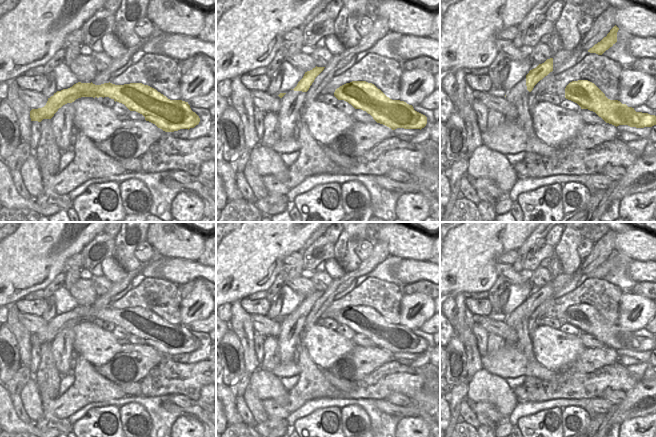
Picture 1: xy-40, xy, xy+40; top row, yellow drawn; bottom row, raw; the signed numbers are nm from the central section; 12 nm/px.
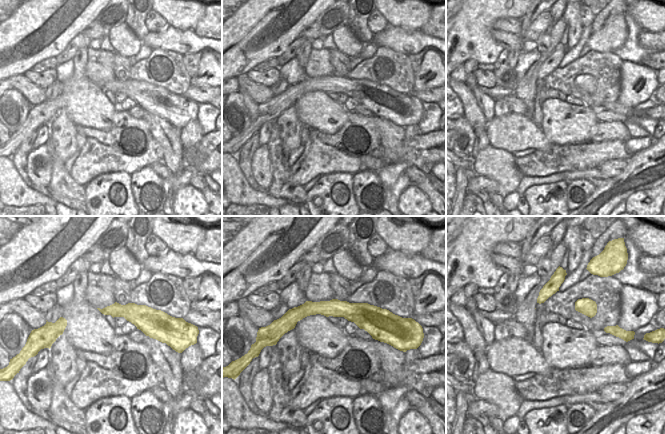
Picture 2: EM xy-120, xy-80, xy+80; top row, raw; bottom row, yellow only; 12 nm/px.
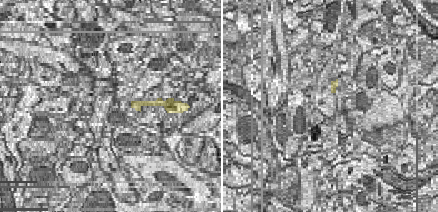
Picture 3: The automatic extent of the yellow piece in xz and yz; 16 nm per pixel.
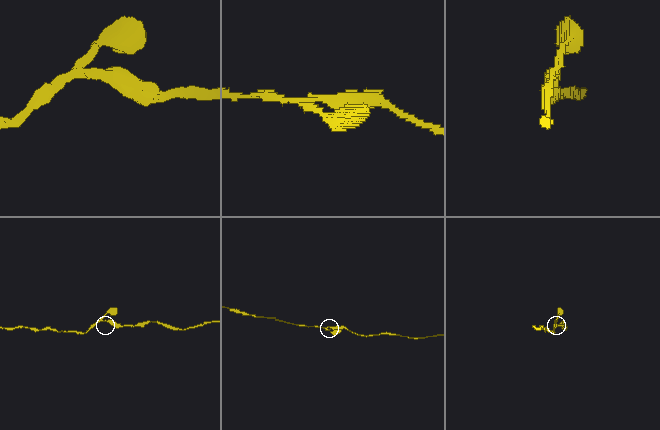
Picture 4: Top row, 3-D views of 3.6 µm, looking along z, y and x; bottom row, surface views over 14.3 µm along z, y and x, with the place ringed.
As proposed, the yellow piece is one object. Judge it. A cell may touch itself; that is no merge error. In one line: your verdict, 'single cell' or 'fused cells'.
fused cells

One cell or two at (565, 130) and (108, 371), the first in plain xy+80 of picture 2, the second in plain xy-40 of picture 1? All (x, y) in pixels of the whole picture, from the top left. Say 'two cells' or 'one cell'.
two cells

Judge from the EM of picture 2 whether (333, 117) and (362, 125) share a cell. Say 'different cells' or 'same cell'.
different cells

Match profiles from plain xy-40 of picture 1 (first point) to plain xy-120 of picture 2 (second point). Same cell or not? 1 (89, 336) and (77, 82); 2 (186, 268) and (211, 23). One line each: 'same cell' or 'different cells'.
1: same cell
2: different cells

